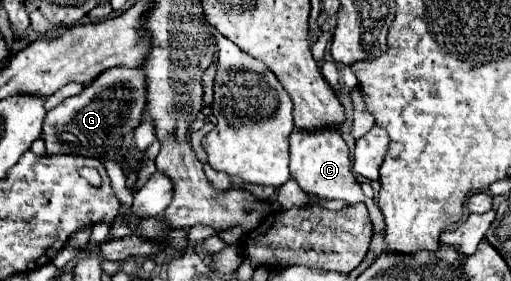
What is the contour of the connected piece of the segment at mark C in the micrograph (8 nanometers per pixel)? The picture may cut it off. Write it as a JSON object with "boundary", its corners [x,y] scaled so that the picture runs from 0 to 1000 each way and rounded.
{"boundary":[[[646,448],[618,456],[618,463],[575,456],[575,470],[568,477],[568,619],[587,655],[587,669],[607,698],[622,698],[634,712],[665,705],[681,726],[710,719],[720,740],[732,819],[751,826],[748,754],[730,708],[712,698],[705,655],[697,648],[697,633],[689,619],[689,591],[685,591],[681,520],[669,498],[661,456],[646,456]]]}

